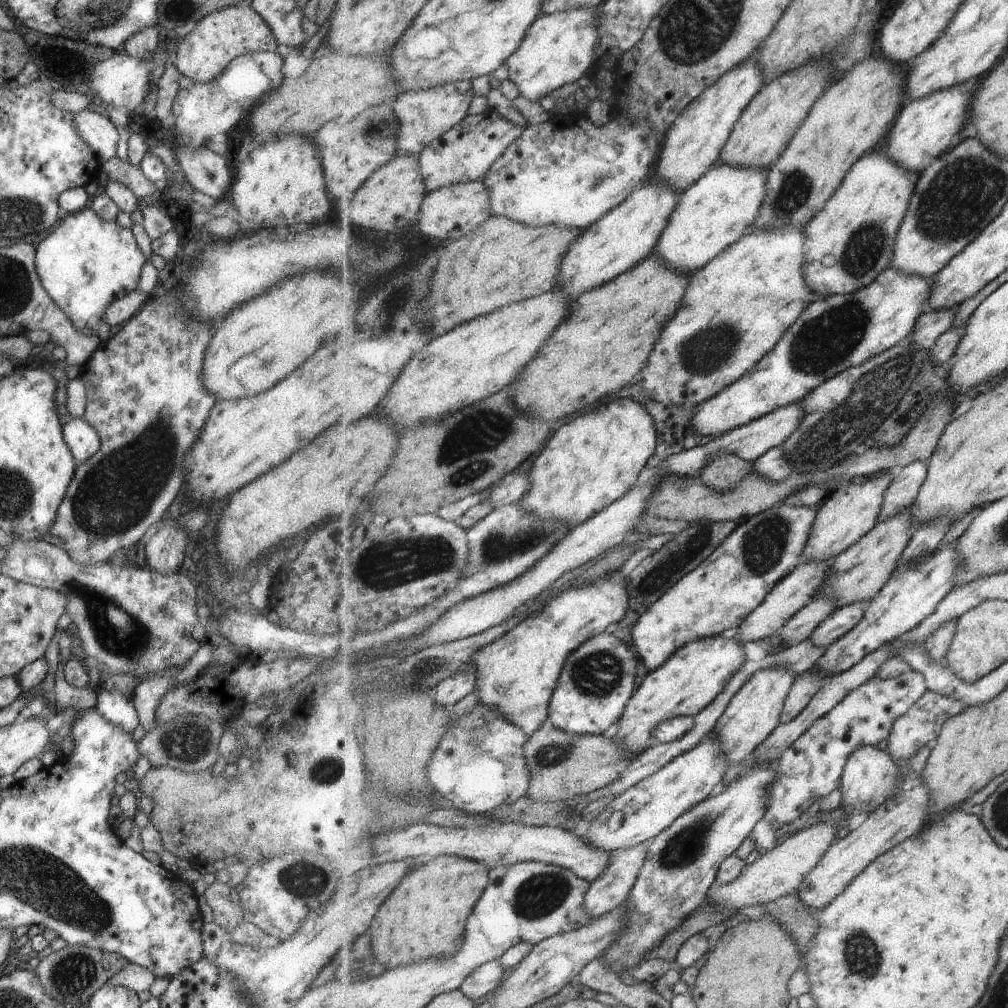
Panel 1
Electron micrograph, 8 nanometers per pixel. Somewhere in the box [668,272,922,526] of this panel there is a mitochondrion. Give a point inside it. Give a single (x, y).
(821, 344)

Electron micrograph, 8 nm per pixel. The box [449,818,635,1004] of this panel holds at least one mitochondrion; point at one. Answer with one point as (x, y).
(543, 893)

